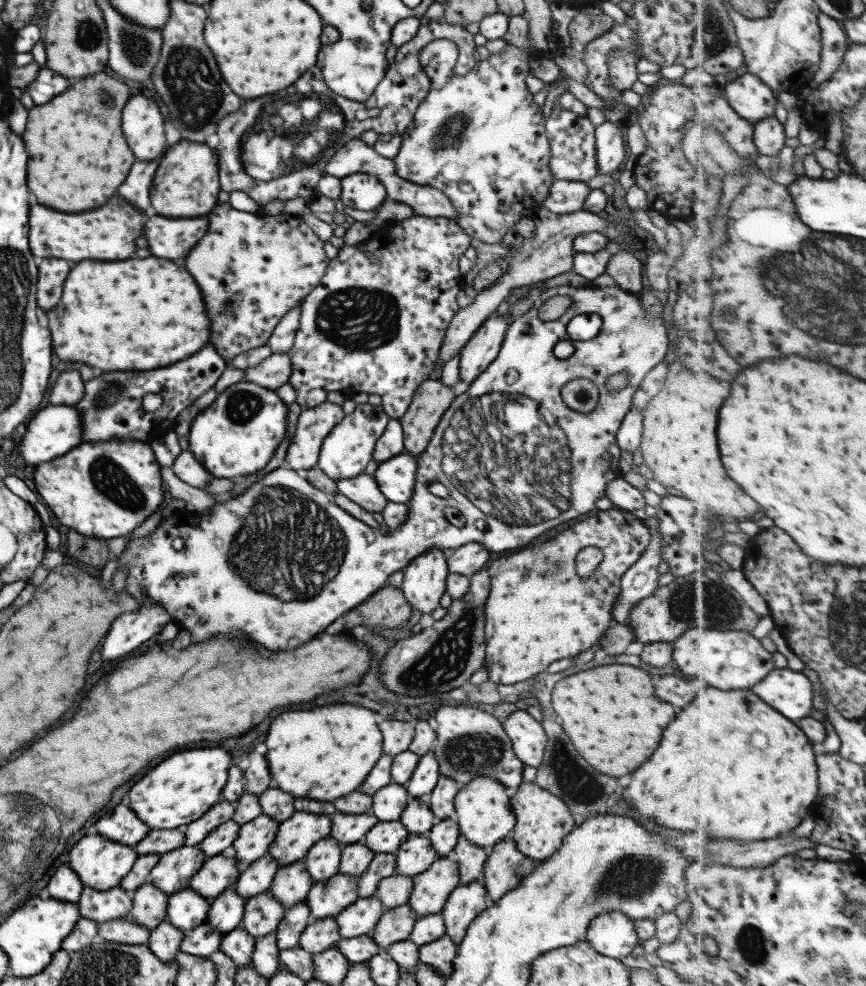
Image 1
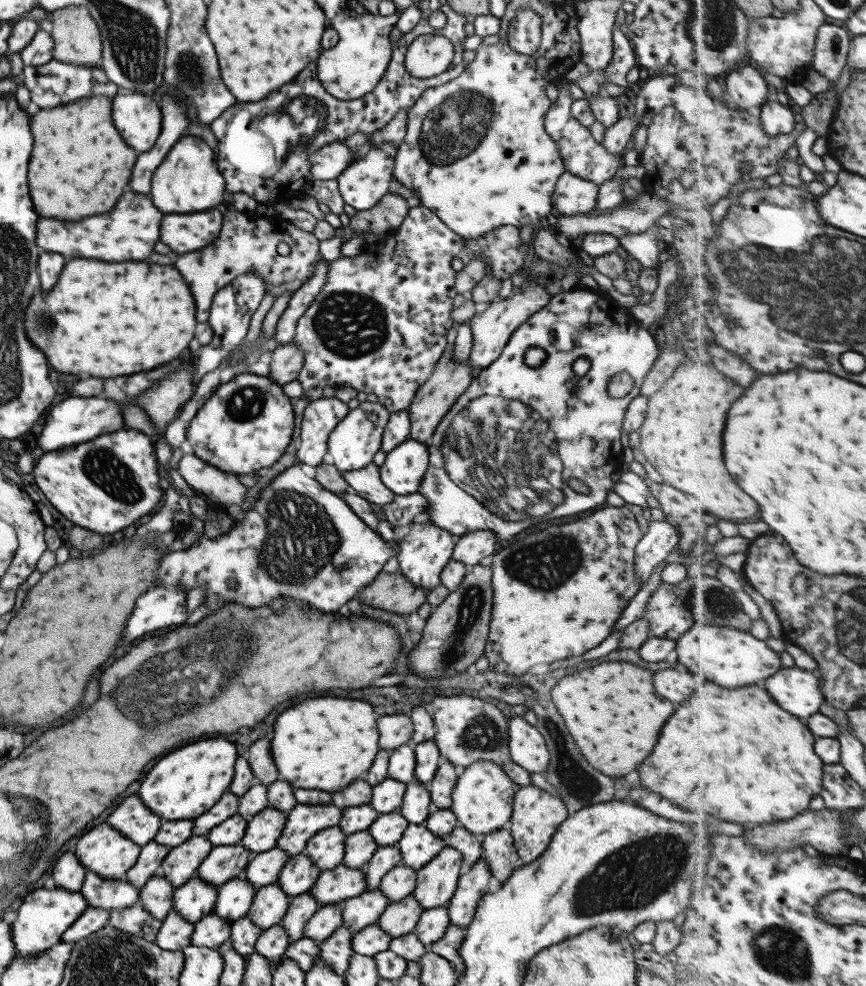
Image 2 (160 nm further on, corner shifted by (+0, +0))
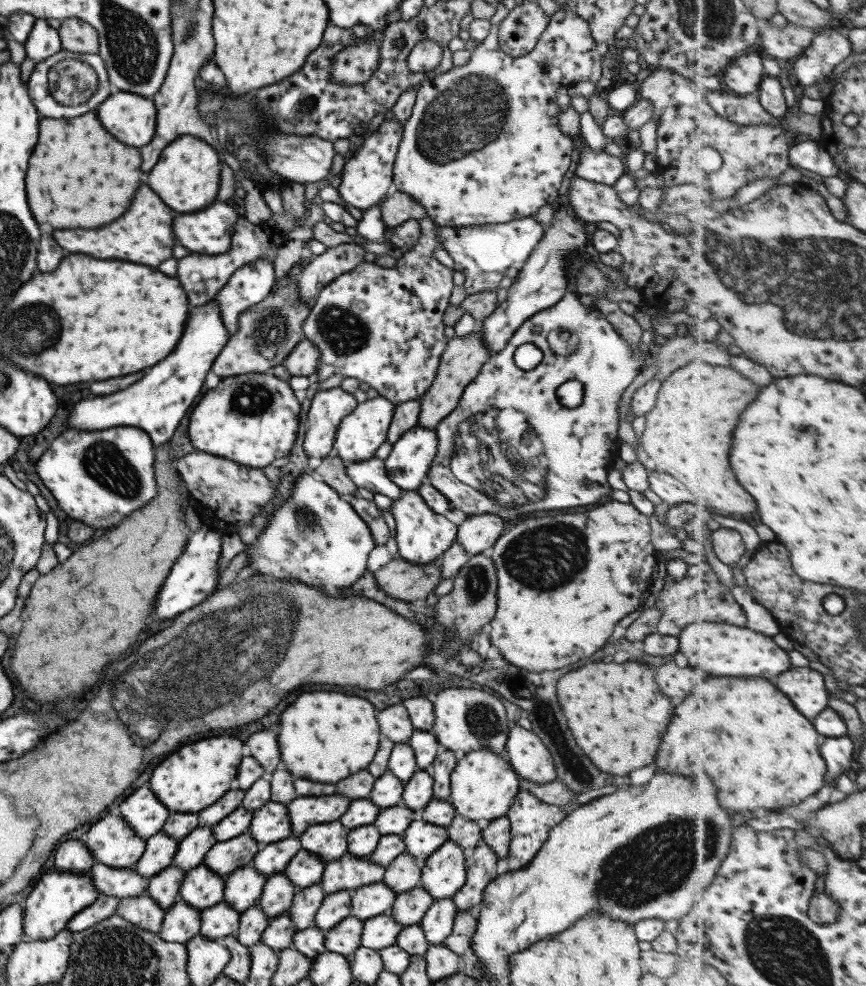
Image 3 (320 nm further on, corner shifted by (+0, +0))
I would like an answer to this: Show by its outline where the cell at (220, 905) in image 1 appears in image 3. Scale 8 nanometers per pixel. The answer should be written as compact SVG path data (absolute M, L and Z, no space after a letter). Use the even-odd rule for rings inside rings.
M243 866L223 879L223 901L241 914L246 908L257 904L266 876L251 866Z

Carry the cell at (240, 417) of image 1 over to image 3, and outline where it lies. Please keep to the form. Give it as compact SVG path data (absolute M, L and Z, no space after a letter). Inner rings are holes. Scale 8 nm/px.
M266 373L226 377L193 406L187 435L194 450L223 457L237 464L263 469L289 453L298 431L300 401L288 382Z

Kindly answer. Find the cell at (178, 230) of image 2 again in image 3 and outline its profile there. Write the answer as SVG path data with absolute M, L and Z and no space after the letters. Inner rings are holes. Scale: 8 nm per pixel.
M215 200L201 212L175 218L173 234L179 246L191 253L223 254L230 247L238 213L227 202Z

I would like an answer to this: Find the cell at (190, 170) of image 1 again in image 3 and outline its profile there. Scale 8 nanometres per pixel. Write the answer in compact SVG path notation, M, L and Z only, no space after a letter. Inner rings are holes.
M181 135L167 143L159 160L147 174L147 184L175 212L195 212L216 200L220 160L214 145L191 135Z

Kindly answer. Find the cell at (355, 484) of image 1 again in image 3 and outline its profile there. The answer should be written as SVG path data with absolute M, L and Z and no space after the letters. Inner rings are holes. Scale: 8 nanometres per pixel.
M375 456L367 460L350 462L345 465L345 472L356 488L365 488L373 494L383 494L390 498L391 502L399 498L402 491L387 478L384 460Z

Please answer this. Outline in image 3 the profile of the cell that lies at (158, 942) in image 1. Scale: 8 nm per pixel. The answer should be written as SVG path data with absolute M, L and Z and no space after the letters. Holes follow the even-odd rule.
M177 900L164 911L158 934L165 942L183 943L193 935L199 934L200 910Z

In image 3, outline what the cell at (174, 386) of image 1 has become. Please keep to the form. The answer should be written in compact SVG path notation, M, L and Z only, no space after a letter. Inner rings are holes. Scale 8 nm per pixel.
M256 258L232 273L212 300L219 307L219 318L227 338L239 332L237 316L247 307L261 302L274 281L272 264L266 258Z

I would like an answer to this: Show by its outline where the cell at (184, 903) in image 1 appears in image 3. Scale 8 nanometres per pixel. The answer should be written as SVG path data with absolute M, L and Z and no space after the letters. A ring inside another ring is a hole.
M201 863L186 871L179 885L179 898L196 909L204 909L223 901L224 879Z

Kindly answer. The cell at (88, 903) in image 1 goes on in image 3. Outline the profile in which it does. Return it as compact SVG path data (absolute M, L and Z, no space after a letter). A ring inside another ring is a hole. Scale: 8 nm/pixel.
M94 863L88 873L99 894L118 899L144 894L148 886L148 879L137 874L132 867L115 868Z

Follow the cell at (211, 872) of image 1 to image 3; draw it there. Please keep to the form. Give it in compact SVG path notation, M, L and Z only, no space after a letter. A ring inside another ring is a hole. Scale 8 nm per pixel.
M241 833L223 842L215 841L207 850L202 863L224 878L235 869L246 866L259 848L249 833Z

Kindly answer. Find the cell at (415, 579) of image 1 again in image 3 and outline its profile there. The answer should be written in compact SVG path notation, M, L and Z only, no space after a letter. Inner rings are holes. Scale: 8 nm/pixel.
M402 490L399 498L392 500L390 512L395 521L393 539L397 546L397 556L413 564L425 564L437 560L456 538L456 526L443 515L435 514L423 502L417 491Z

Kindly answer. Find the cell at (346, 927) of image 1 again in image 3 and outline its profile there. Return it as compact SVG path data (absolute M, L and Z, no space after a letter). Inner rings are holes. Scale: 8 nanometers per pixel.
M382 881L360 886L350 893L349 916L354 916L359 922L389 912L396 895L396 892Z

